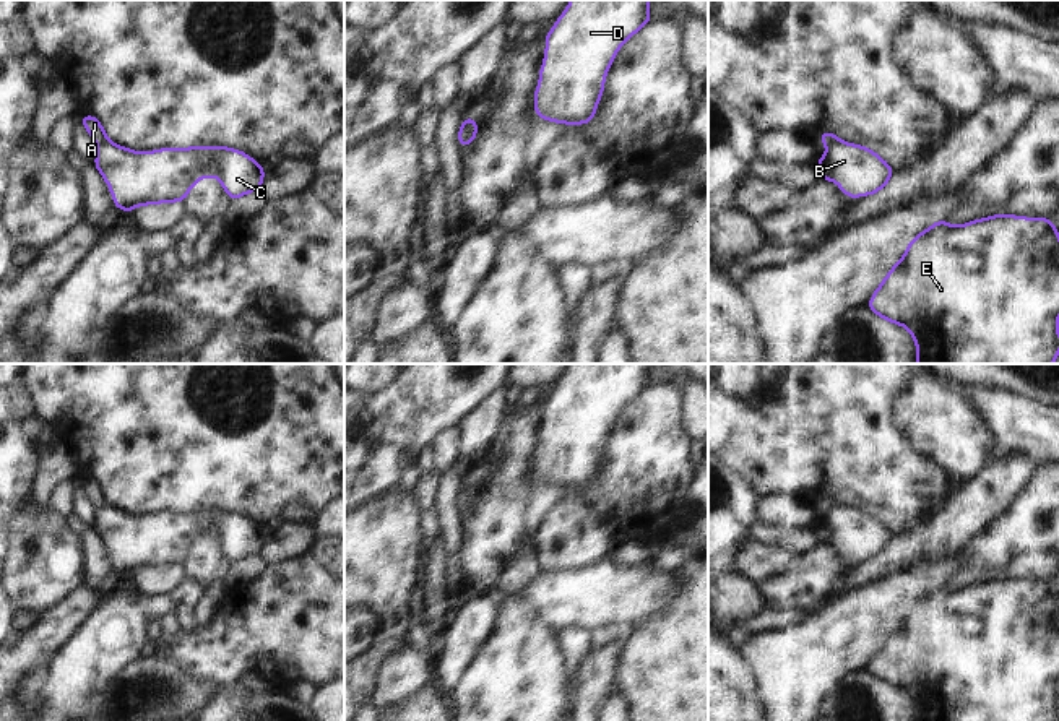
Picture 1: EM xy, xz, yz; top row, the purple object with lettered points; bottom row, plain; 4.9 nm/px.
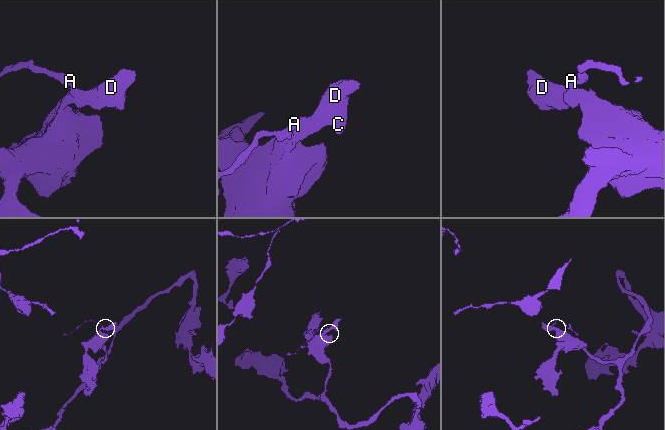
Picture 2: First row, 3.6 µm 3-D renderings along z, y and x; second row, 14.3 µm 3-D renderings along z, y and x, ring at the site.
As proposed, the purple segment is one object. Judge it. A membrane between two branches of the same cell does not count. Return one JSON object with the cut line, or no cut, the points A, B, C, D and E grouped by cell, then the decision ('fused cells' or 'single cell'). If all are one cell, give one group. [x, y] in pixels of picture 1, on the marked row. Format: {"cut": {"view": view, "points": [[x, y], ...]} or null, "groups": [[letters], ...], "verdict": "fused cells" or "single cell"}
{"cut": {"view": "yz", "points": [[838, 140], [829, 146]]}, "groups": [["A"], ["B", "C", "D", "E"]], "verdict": "fused cells"}

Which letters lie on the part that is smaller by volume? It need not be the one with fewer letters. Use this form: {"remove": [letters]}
{"remove": ["A"]}

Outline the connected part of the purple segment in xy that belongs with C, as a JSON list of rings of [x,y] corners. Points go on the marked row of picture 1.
[[[115,143],[97,148],[93,162],[106,179],[114,203],[120,211],[132,211],[140,205],[185,201],[188,190],[203,177],[218,177],[226,195],[236,200],[262,187],[265,169],[239,149],[224,146],[164,148],[151,153],[136,153]]]

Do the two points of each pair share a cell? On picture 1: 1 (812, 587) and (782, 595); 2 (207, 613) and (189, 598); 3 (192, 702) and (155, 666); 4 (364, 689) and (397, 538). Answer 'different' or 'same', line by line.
1: same
2: different
3: same
4: same

